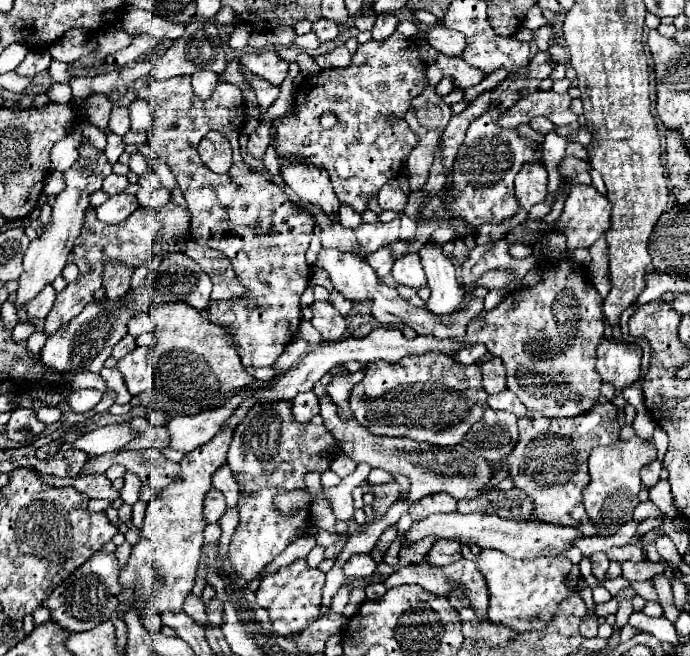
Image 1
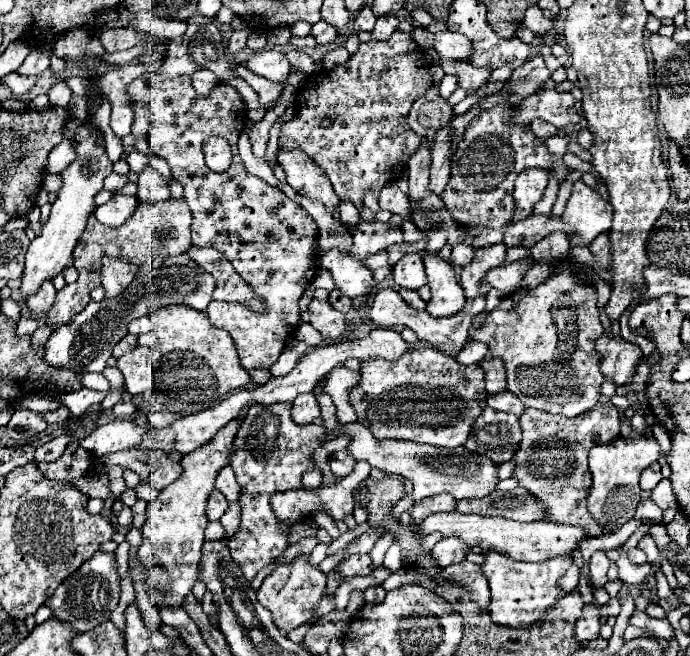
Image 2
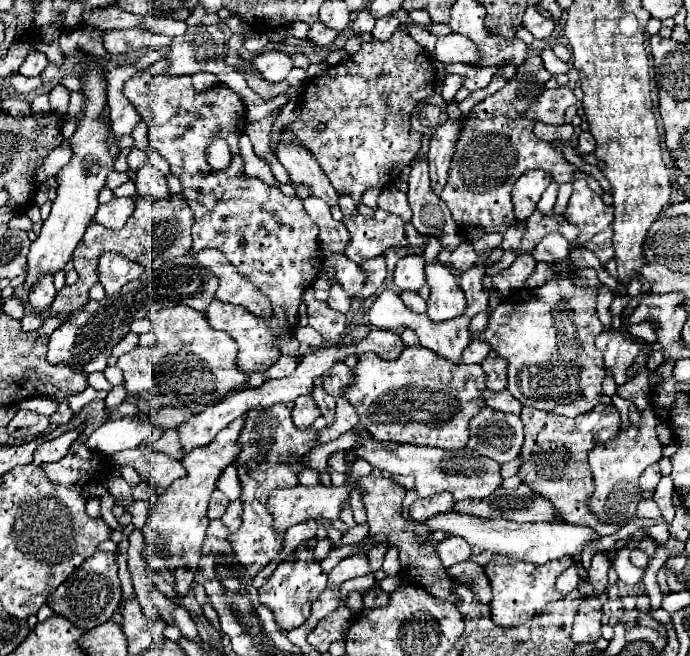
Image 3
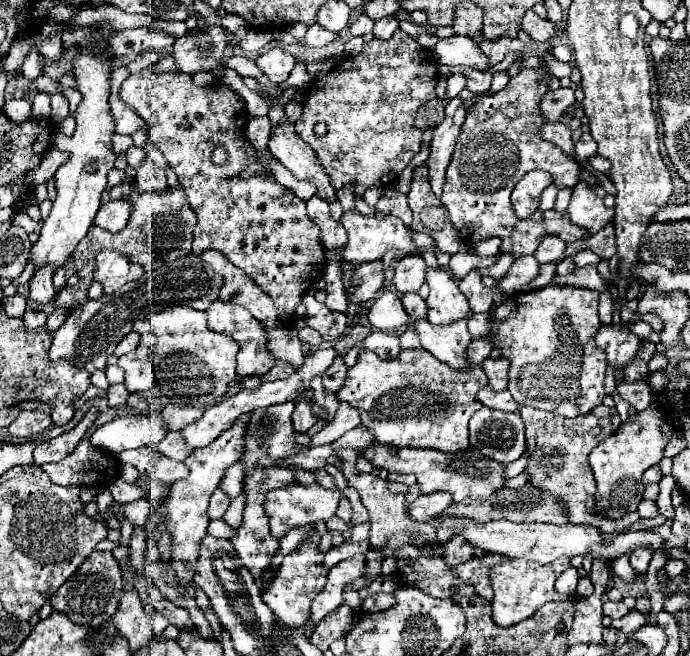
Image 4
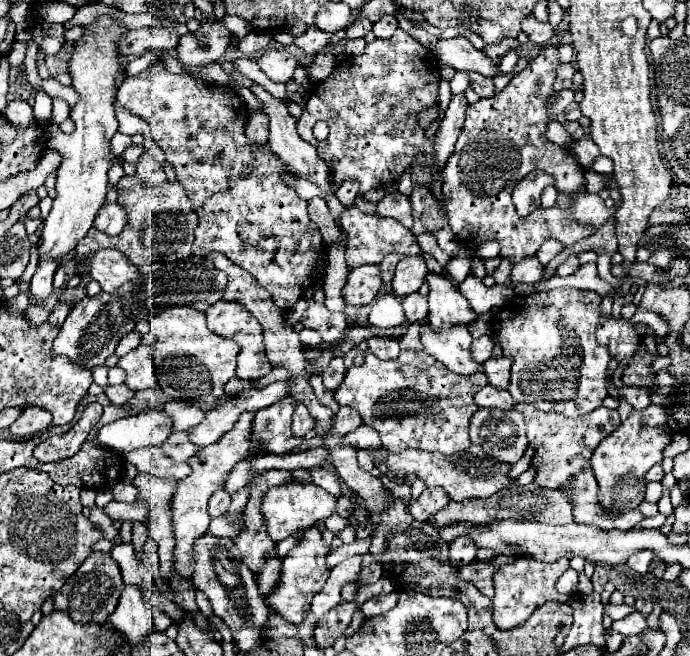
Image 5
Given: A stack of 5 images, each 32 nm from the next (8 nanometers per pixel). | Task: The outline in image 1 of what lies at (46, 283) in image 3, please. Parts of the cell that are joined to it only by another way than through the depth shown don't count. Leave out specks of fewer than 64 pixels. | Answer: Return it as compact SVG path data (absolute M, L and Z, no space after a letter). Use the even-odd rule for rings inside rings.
M46 284L46 286L40 290L40 294L38 294L36 298L32 298L32 300L26 304L28 318L30 318L30 320L46 318L46 314L50 312L54 300L56 300L56 292L54 292L52 284Z

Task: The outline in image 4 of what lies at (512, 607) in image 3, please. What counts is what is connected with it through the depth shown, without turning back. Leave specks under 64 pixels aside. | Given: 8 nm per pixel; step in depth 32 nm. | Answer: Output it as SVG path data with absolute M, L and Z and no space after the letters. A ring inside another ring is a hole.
M522 558L504 560L496 566L492 566L492 586L494 586L494 598L492 598L492 620L500 628L510 628L526 618L530 618L542 604L550 600L560 600L560 594L554 590L556 578L570 568L568 558L560 558L552 564L538 564Z

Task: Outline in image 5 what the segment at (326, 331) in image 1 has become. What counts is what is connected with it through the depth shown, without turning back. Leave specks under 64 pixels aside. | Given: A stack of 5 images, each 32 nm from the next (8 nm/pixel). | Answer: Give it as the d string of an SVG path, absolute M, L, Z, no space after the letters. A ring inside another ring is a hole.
M308 298L308 310L300 318L300 324L304 328L320 332L326 344L336 344L338 340L342 340L348 326L342 312L328 312L324 304L316 304L312 298Z

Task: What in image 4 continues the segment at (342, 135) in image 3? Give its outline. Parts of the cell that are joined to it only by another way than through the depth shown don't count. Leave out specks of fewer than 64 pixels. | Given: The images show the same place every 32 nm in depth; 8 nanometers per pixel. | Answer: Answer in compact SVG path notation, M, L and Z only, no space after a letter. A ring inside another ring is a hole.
M398 28L390 40L374 38L366 42L362 54L342 58L328 76L314 80L308 98L304 100L304 112L294 124L296 132L306 144L316 150L316 156L328 170L332 186L336 190L354 182L356 196L362 196L366 188L396 182L410 160L422 150L422 132L414 126L414 116L420 106L436 98L438 78L438 64L432 52L422 48L414 38ZM318 122L326 122L326 126L330 128L324 138L318 138L314 134L314 126Z

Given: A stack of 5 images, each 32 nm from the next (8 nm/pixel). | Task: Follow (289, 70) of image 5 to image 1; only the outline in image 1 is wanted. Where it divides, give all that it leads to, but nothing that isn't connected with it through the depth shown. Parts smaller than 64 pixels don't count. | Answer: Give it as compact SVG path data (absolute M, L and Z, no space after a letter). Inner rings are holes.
M266 50L260 54L246 54L242 58L242 66L272 84L282 84L284 78L288 76L288 62L274 50Z

